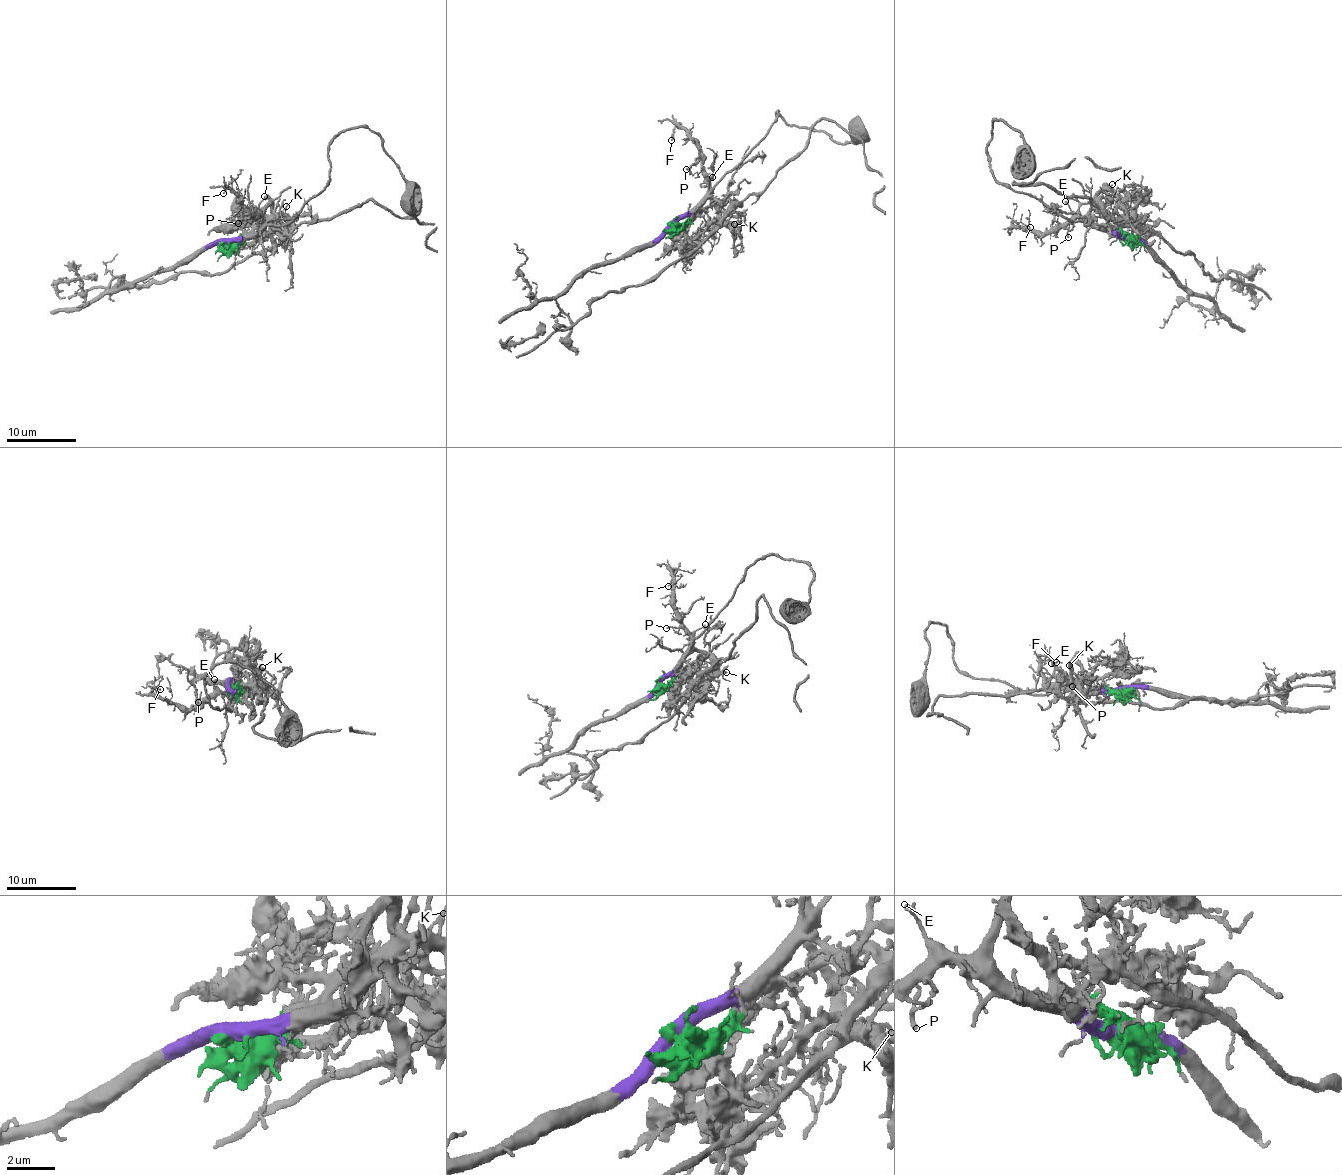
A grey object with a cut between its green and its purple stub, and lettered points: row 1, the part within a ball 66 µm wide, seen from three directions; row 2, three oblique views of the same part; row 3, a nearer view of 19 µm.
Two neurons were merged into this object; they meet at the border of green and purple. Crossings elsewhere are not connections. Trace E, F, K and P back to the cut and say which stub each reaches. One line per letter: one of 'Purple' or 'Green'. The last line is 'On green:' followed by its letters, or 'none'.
E: Purple
F: Purple
K: Purple
P: Purple
On green: none

